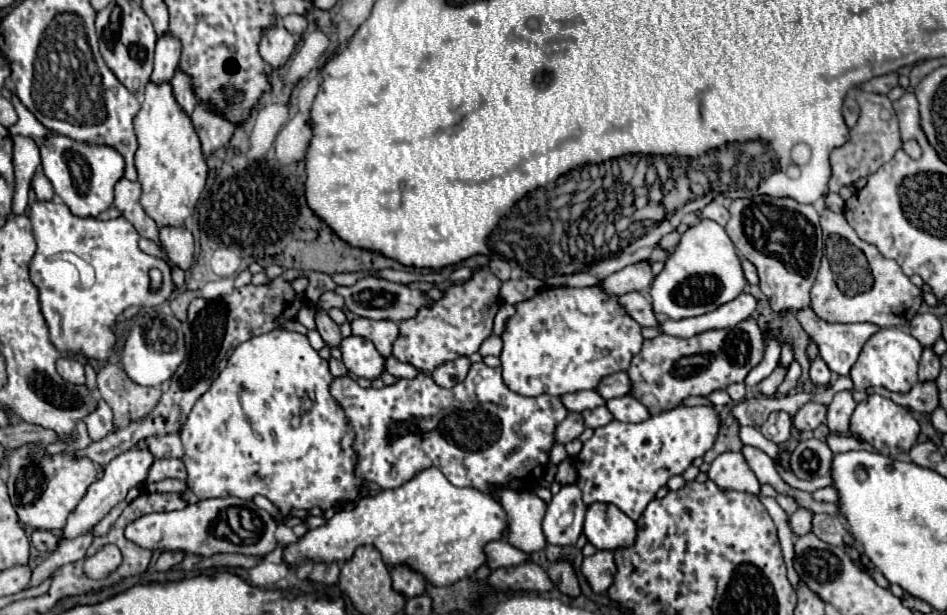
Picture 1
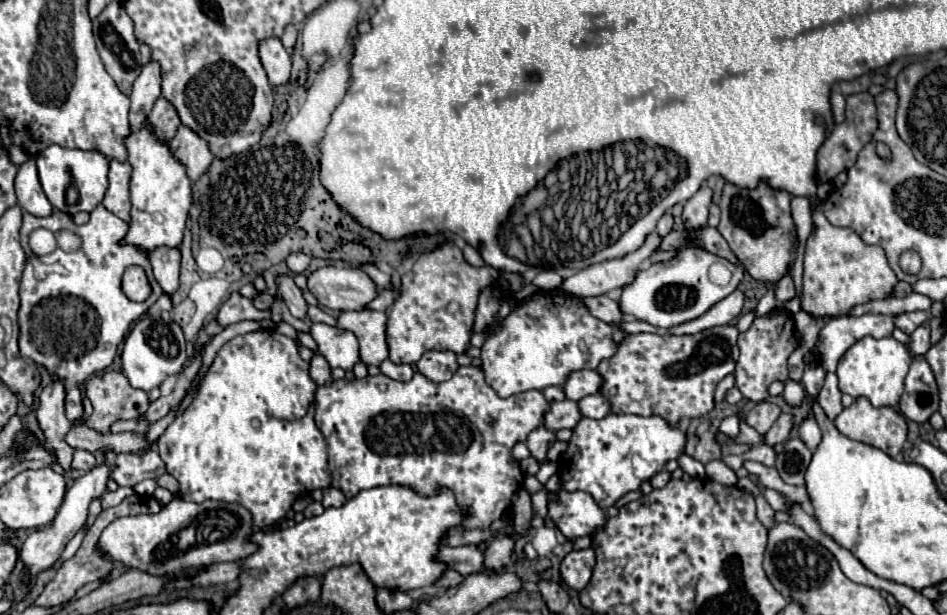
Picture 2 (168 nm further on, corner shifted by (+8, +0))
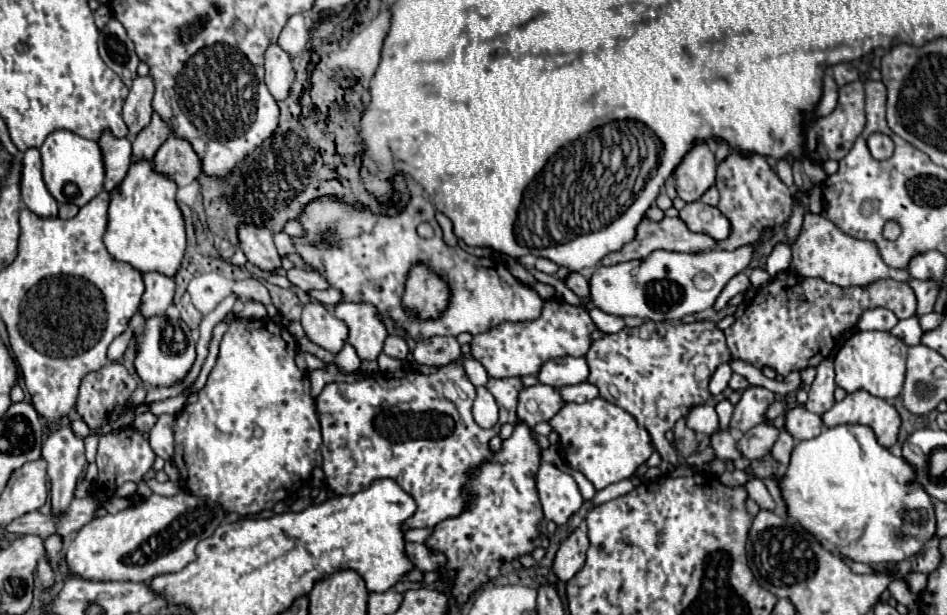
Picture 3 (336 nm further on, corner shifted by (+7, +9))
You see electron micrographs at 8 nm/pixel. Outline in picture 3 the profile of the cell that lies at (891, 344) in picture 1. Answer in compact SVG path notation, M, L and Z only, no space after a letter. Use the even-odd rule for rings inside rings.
M888 331L854 333L836 353L836 359L834 359L836 385L848 393L864 389L870 395L886 401L896 399L902 391L902 383L906 375L906 351L908 347L902 343L902 339L890 335Z

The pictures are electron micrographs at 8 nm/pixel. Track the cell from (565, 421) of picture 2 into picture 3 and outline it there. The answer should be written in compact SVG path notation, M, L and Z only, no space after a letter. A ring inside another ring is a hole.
M550 385L524 387L518 395L516 415L528 427L534 427L540 421L550 421L562 407L558 391Z

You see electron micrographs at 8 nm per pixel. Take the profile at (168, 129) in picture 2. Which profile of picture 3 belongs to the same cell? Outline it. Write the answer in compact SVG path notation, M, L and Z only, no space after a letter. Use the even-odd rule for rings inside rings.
M154 113L150 125L144 127L132 143L132 163L142 159L152 159L168 135L170 135L168 125Z

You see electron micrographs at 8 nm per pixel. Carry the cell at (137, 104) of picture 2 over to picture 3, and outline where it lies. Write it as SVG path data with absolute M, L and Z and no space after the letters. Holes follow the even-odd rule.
M136 77L130 93L124 103L124 121L128 125L130 137L136 137L152 117L152 93L154 93L154 83L150 77Z

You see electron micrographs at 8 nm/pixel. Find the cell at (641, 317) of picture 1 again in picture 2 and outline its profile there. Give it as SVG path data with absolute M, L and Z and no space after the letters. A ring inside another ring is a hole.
M595 296L595 298L583 298L583 302L595 318L599 318L607 324L623 322L623 312L621 312L621 306L617 304L617 300L609 298L609 296Z

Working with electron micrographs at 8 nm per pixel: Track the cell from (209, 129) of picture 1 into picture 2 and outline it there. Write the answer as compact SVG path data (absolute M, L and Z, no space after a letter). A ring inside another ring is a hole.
M181 124L177 128L175 138L169 142L171 152L185 164L187 168L187 176L195 182L213 162L213 152L209 152L209 144L205 144L205 140L201 140L201 136L197 136L197 132L193 132L191 128L185 128L185 124Z

